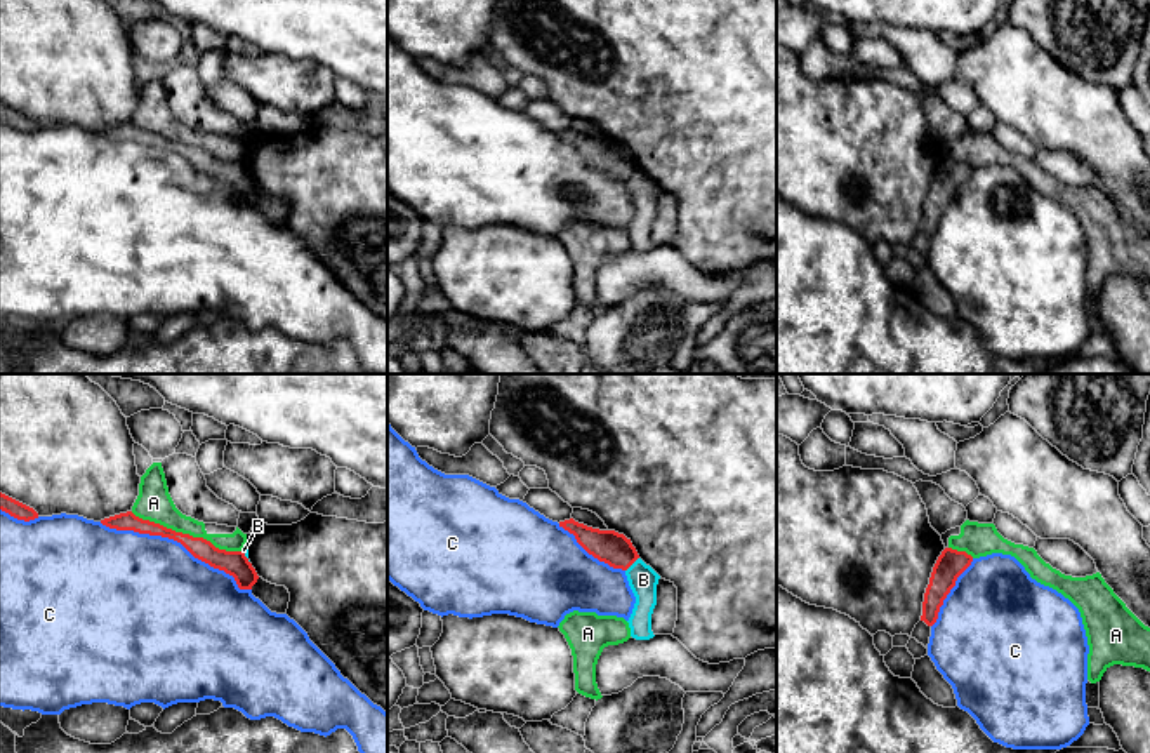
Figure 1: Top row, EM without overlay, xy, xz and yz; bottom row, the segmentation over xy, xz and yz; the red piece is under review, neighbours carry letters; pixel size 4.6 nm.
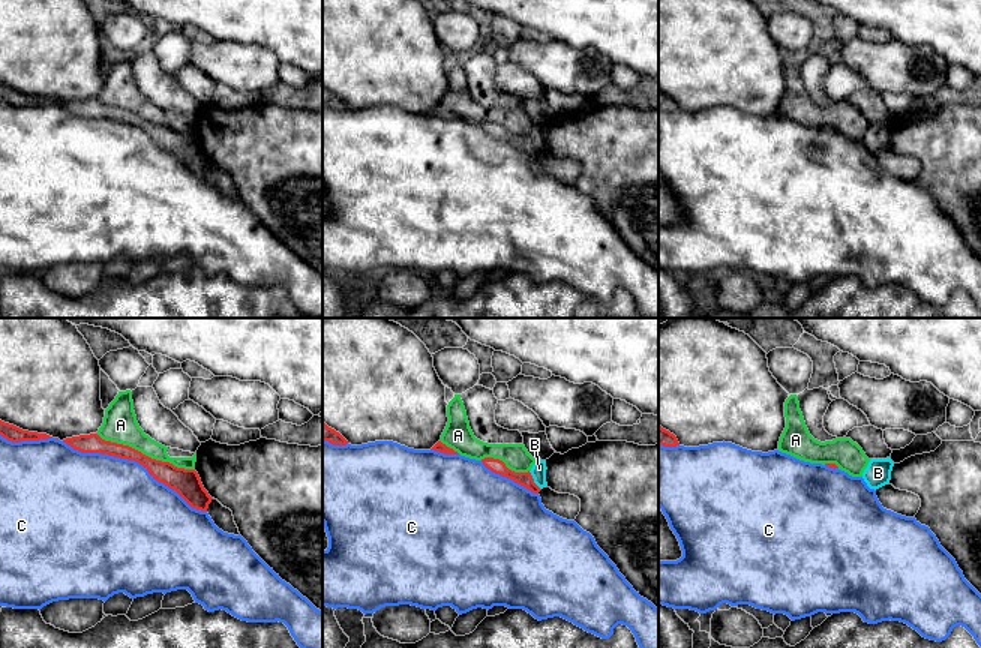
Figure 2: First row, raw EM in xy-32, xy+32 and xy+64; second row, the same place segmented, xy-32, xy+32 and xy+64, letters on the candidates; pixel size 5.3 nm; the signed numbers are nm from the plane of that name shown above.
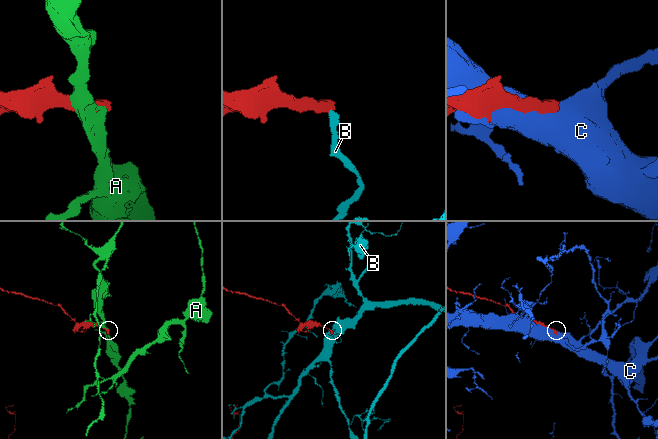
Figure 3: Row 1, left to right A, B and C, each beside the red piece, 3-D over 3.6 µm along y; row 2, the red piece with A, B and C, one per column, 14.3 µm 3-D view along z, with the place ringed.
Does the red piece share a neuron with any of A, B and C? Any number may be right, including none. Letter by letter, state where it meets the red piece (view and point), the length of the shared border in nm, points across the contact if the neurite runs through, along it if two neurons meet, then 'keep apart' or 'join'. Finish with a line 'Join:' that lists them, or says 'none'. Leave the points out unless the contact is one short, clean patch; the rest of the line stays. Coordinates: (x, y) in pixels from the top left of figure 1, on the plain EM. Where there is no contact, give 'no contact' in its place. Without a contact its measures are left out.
A: xy (186, 145) | 550 nm | keep apart
B: xz (633, 173) | 90 nm | along xz (638, 167), (626, 181) | keep apart
C: xy (178, 152) | 750 nm | keep apart
Join: none

